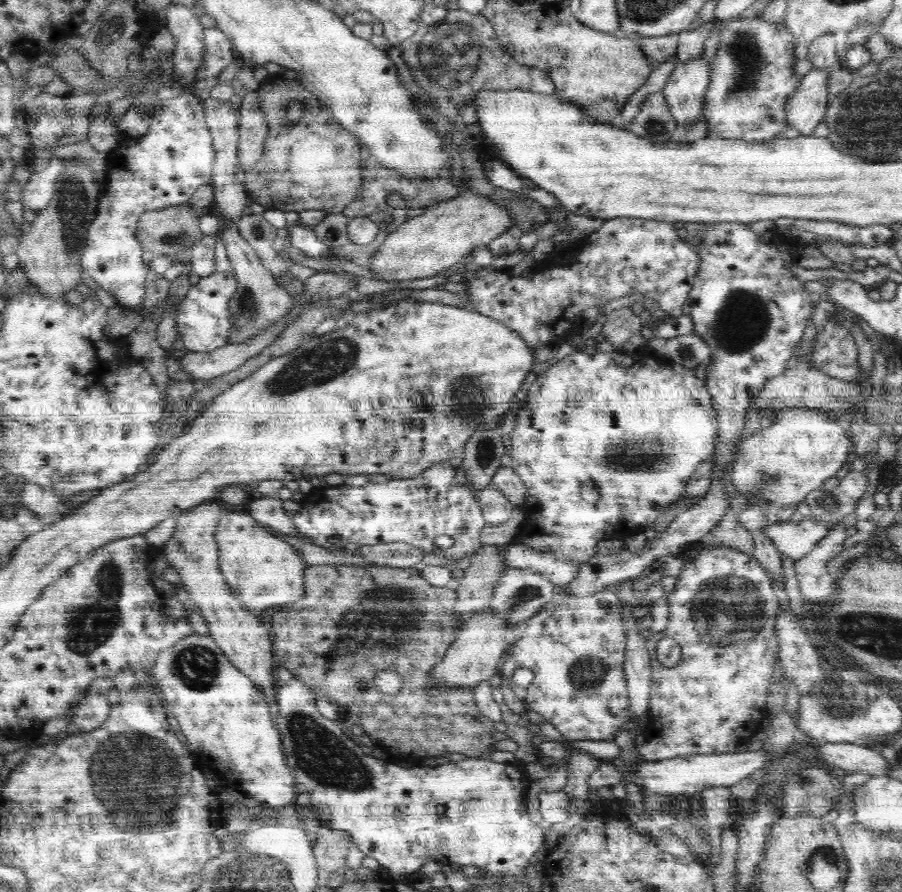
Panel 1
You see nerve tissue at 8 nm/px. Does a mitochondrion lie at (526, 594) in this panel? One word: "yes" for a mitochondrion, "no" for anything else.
yes

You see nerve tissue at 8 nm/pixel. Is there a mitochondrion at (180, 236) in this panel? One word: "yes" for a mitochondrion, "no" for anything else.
yes

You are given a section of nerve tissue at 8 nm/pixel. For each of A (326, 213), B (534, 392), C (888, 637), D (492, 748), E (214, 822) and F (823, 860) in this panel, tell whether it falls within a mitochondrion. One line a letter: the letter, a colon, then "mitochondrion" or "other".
A: other
B: other
C: mitochondrion
D: other
E: other
F: mitochondrion

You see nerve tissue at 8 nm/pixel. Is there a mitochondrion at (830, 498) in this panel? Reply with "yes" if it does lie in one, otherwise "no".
no

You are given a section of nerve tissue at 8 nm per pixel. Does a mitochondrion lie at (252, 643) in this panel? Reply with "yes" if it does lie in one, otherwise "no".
no

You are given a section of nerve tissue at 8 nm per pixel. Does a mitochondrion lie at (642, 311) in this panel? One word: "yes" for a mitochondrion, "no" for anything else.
no

